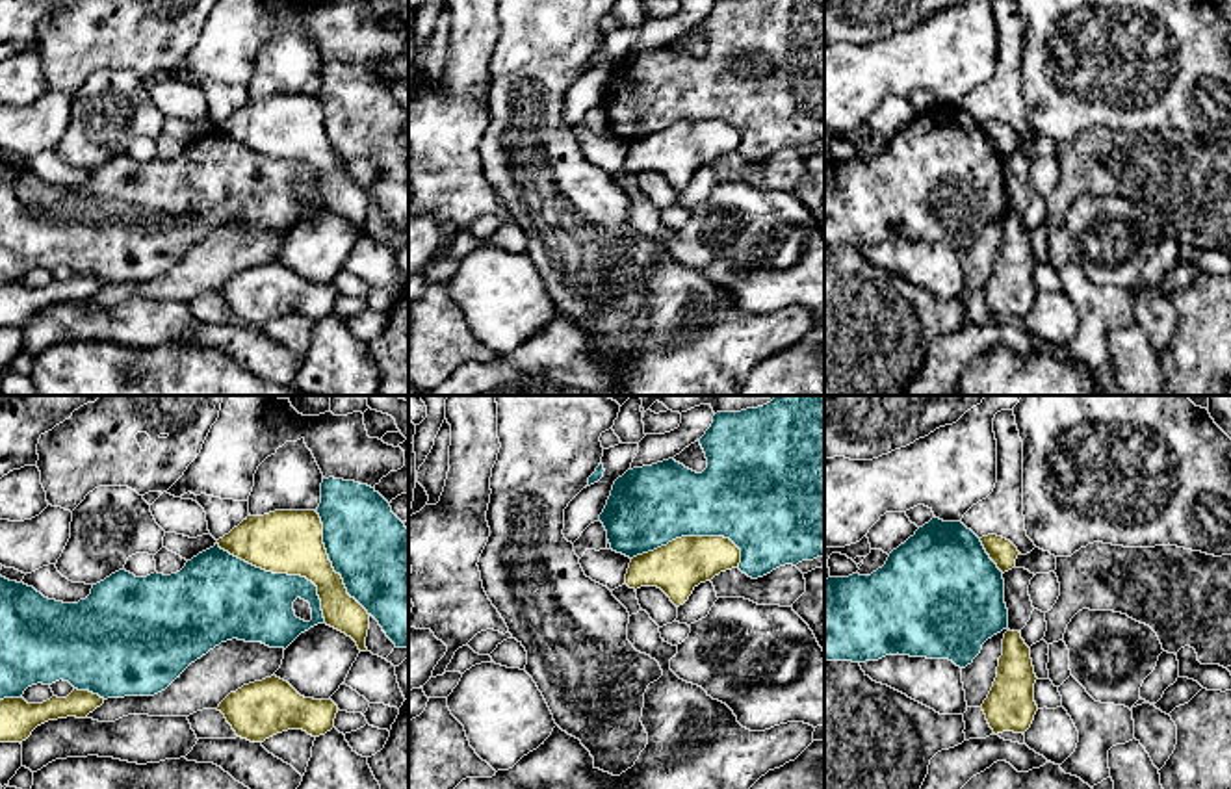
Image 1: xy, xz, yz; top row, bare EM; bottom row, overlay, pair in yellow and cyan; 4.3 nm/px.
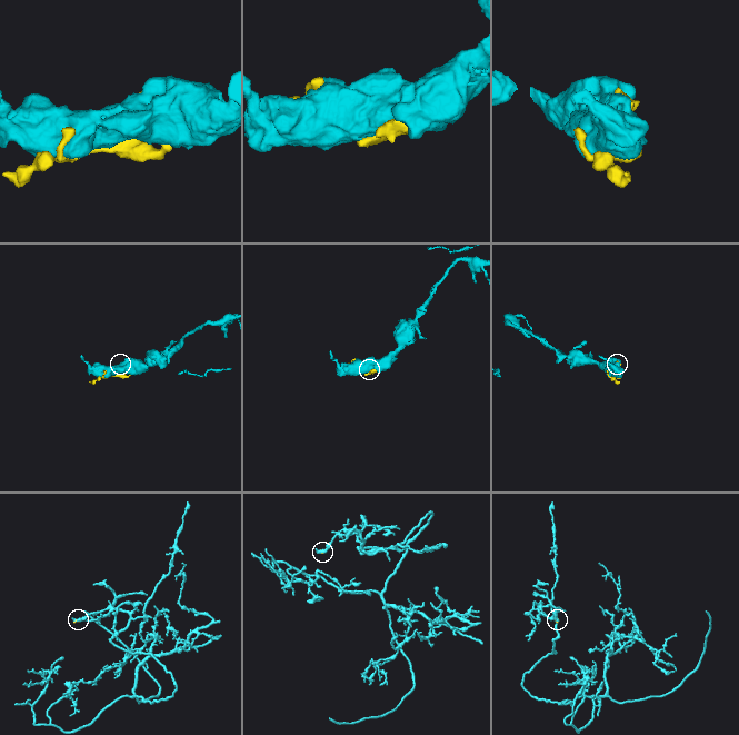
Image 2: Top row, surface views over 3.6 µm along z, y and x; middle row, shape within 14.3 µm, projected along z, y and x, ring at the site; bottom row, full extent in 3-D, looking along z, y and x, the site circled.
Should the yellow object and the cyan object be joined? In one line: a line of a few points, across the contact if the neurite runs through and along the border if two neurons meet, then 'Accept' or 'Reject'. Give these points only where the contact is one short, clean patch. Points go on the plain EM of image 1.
Reject

